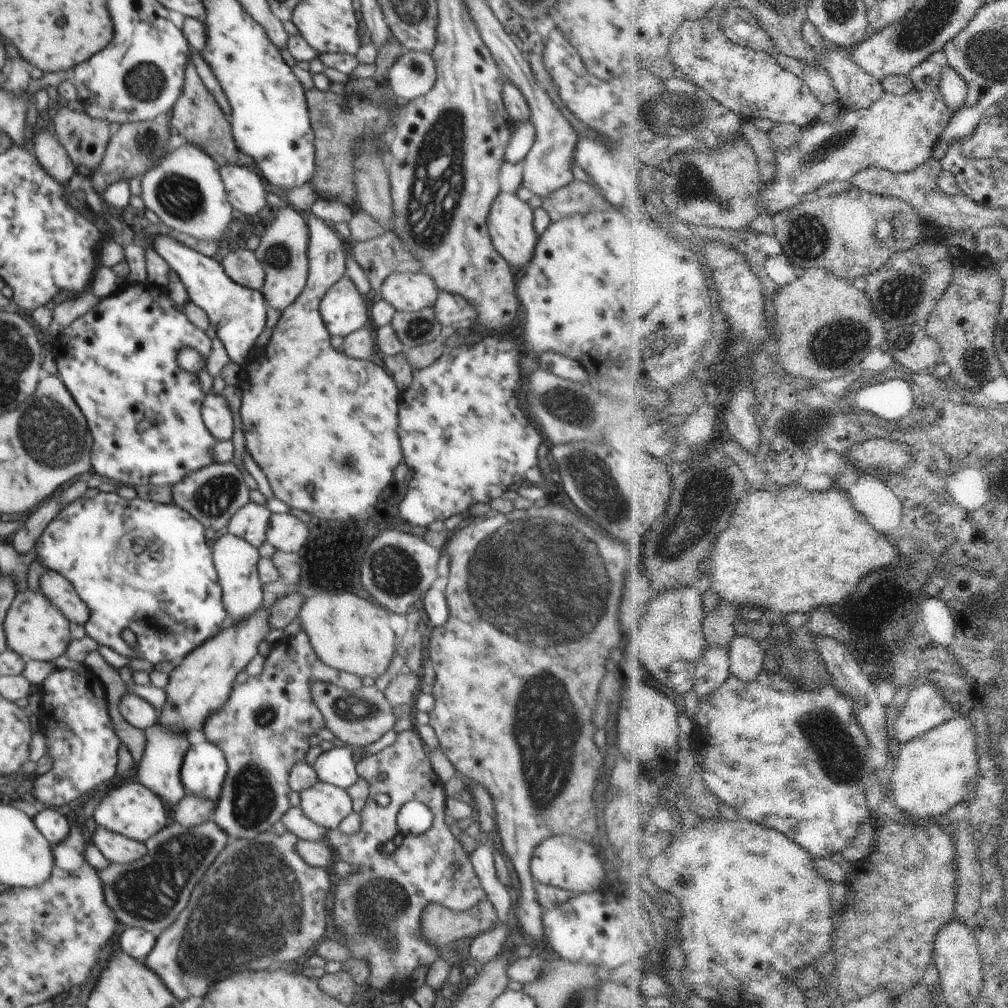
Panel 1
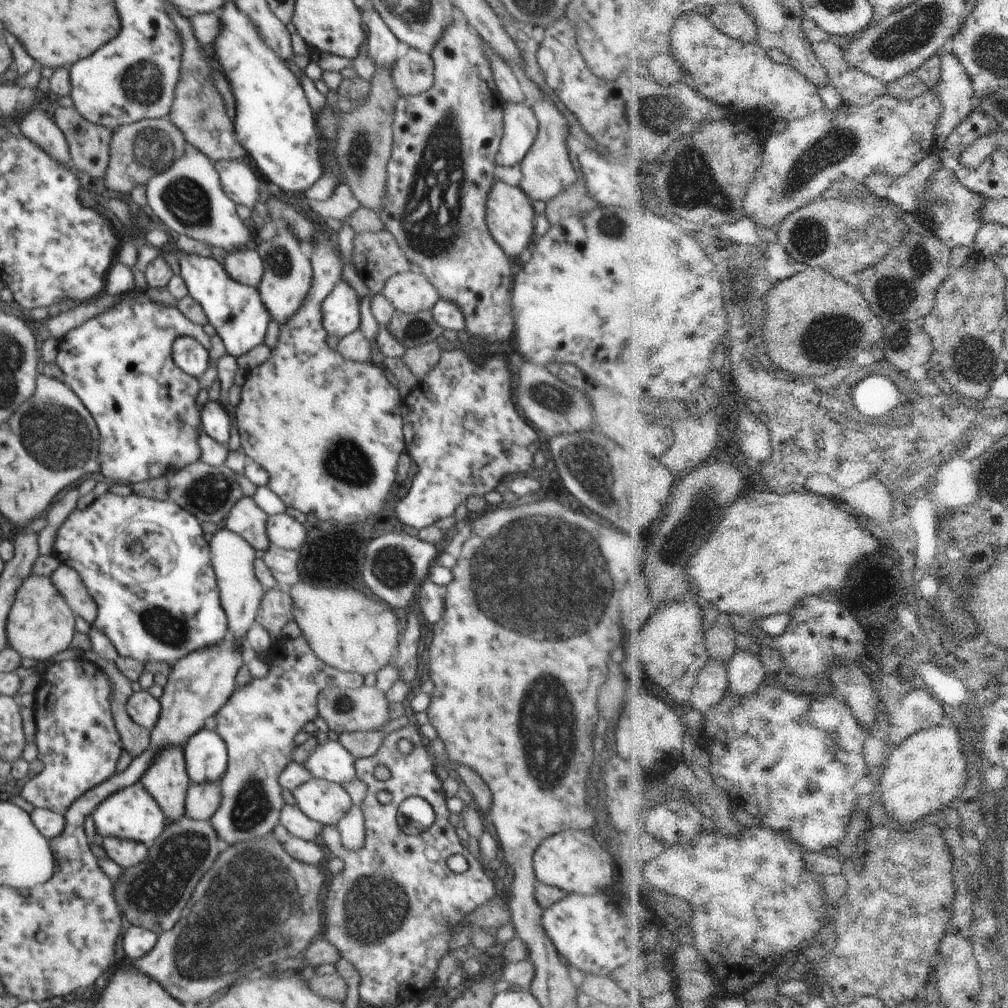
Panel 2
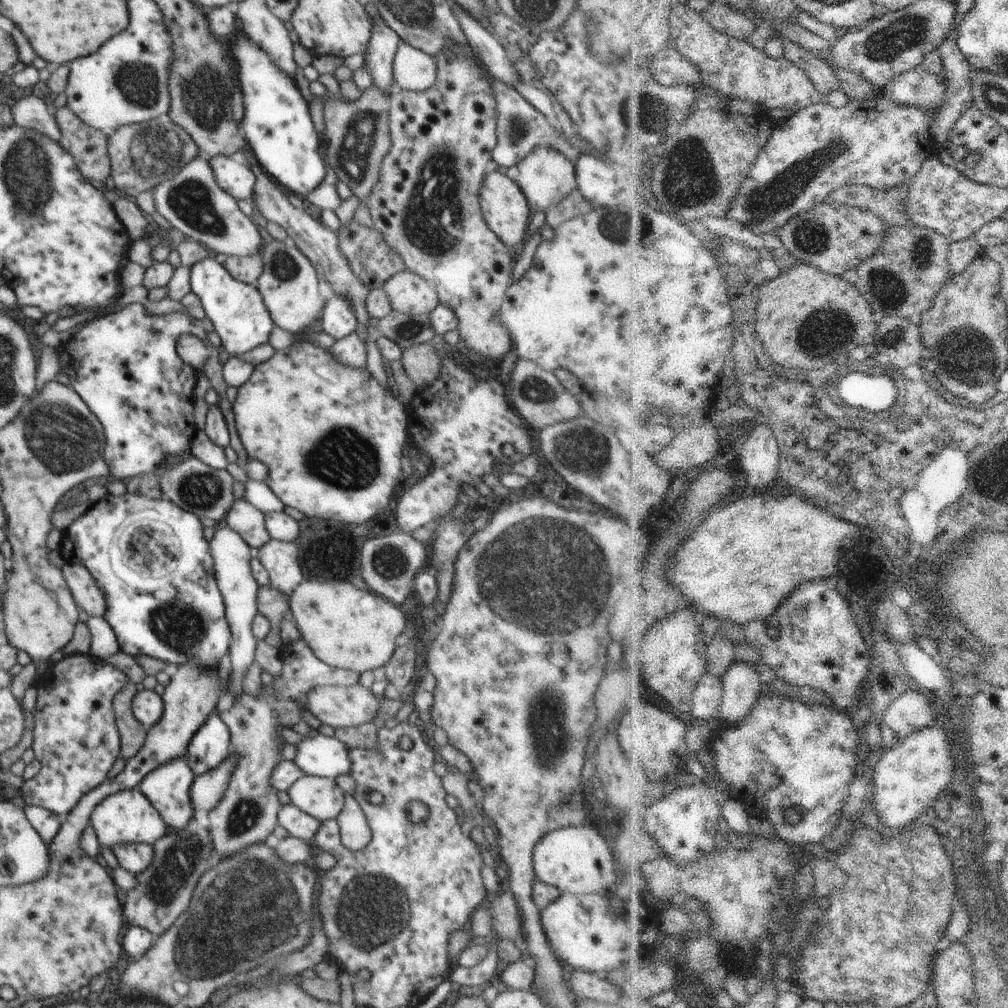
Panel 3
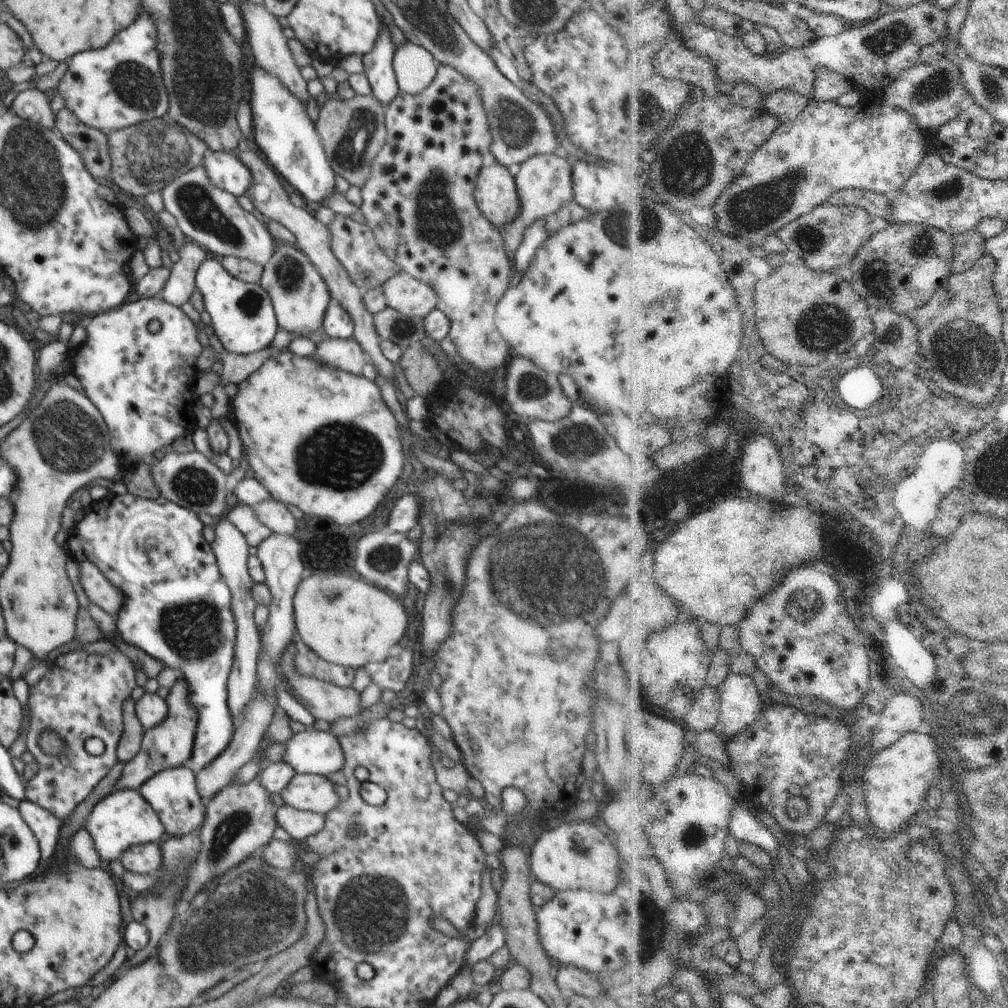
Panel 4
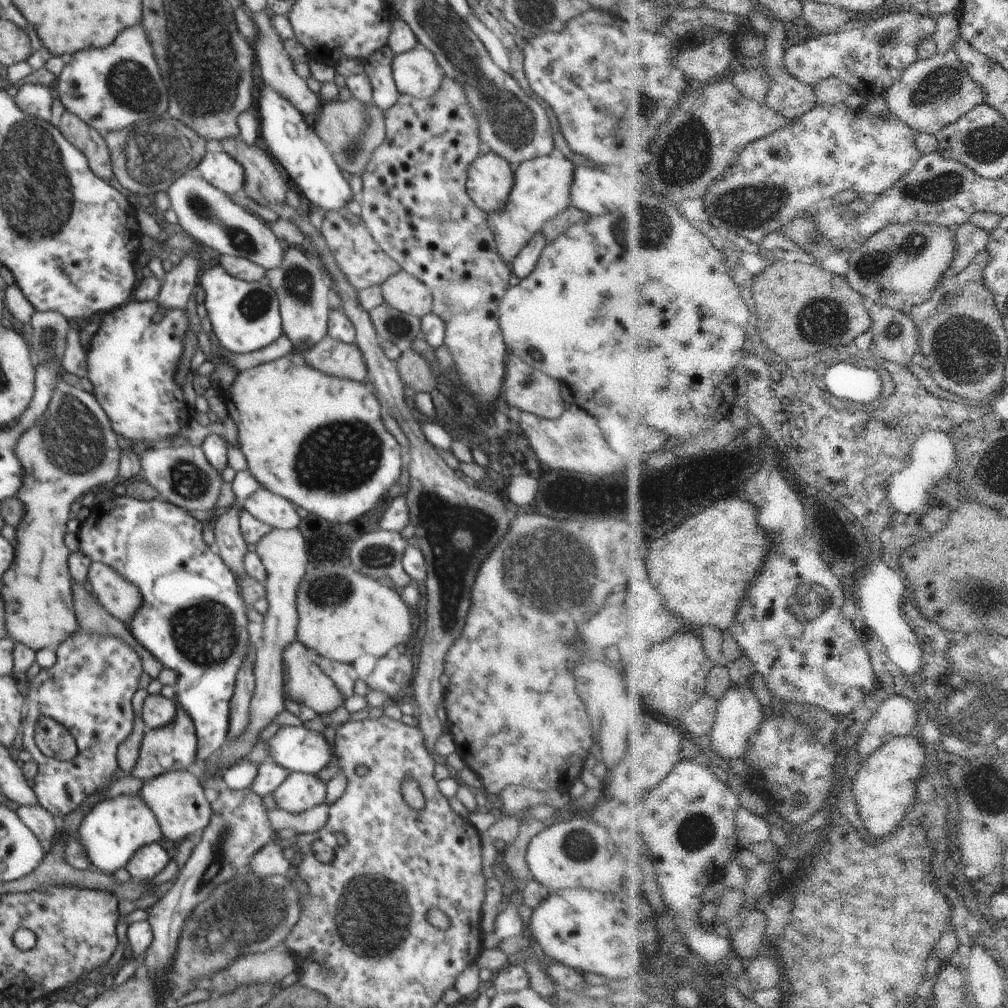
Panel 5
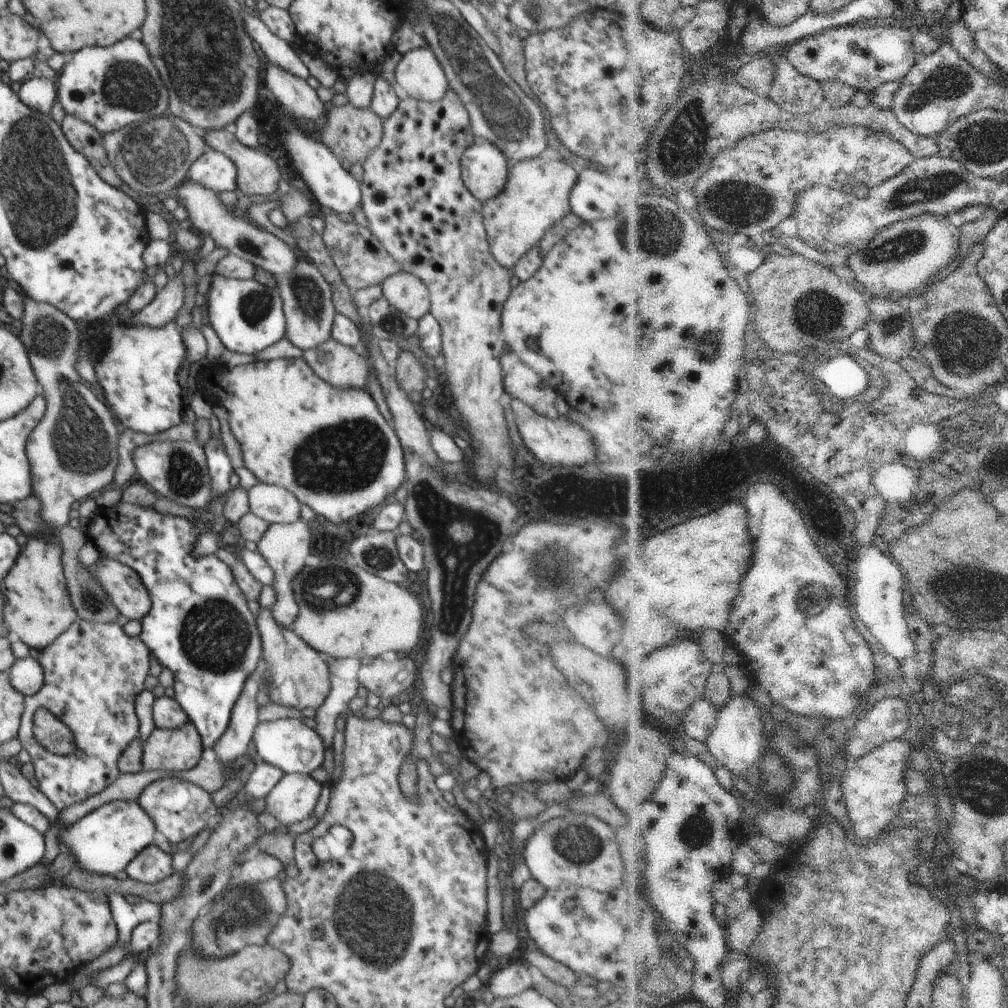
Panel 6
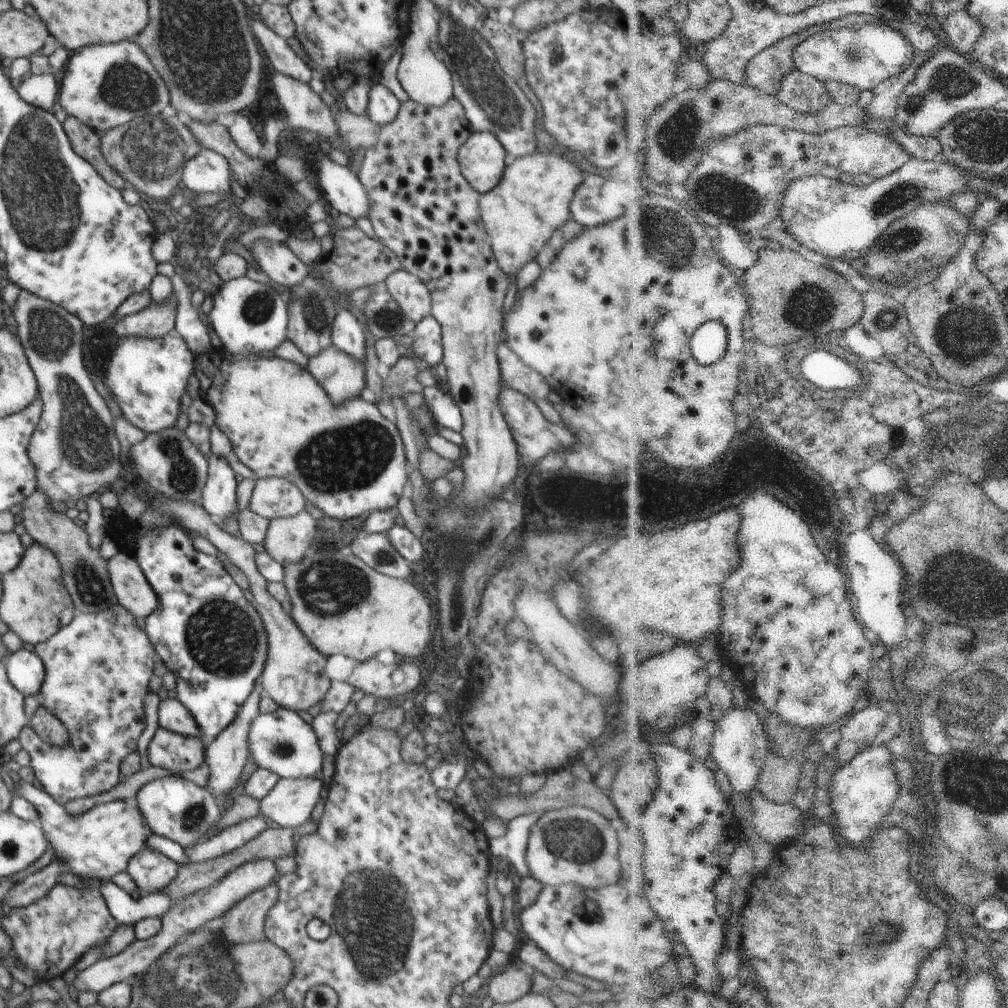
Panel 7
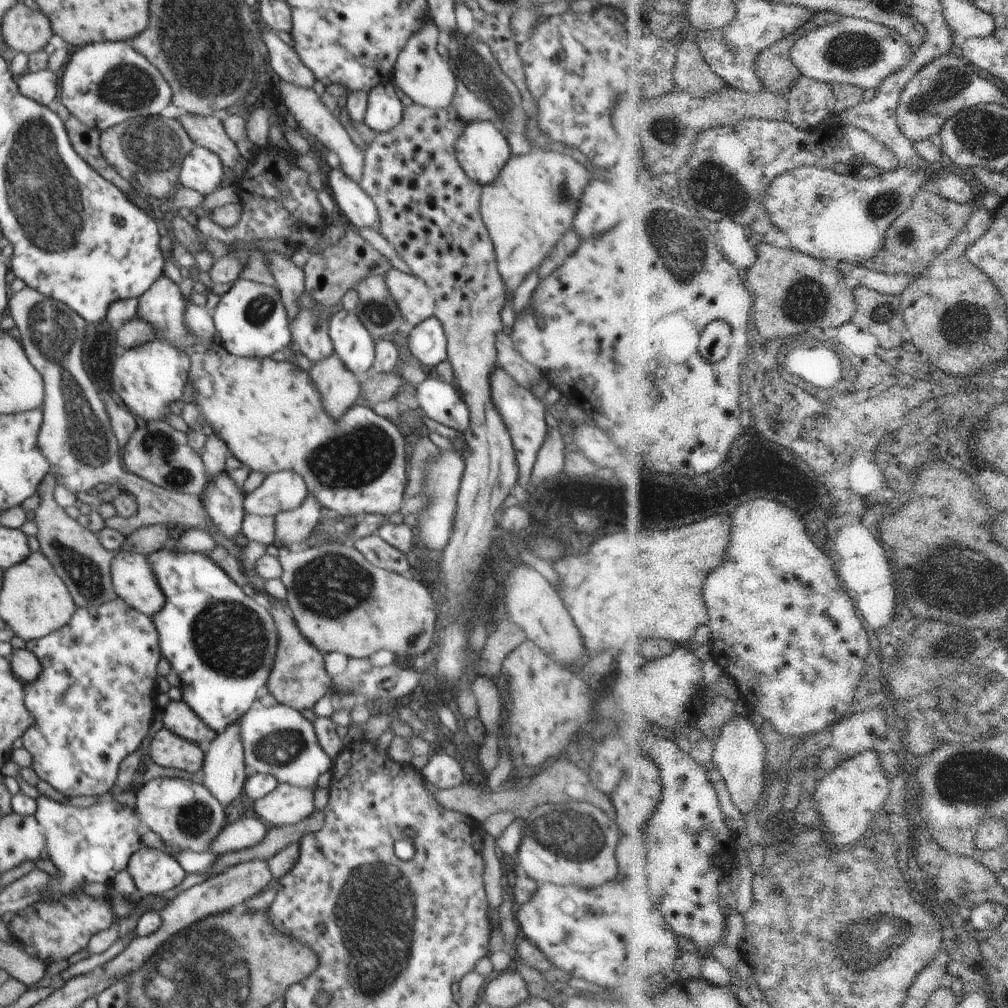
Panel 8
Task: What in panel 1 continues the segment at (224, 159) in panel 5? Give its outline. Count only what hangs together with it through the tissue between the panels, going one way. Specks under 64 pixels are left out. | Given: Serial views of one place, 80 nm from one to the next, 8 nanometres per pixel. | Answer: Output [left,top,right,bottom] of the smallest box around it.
[219,165,268,218]

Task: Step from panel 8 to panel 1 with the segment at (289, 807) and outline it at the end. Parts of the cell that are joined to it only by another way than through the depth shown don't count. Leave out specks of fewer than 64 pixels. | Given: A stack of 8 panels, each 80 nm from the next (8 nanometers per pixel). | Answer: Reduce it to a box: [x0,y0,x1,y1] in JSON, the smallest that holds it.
[300,781,352,829]

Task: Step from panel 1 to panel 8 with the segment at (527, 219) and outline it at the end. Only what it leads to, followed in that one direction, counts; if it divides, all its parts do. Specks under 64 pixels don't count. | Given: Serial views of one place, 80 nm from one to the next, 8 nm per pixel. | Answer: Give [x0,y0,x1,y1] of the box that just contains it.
[454,120,512,187]

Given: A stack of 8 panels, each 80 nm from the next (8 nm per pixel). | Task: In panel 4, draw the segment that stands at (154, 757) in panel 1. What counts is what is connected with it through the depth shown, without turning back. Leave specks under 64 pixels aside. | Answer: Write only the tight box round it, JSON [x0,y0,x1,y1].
[139,765,206,837]

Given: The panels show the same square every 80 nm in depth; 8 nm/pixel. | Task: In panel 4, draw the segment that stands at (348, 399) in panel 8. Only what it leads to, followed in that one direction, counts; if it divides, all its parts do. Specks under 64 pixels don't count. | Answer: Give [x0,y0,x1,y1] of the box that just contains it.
[313,336,368,375]

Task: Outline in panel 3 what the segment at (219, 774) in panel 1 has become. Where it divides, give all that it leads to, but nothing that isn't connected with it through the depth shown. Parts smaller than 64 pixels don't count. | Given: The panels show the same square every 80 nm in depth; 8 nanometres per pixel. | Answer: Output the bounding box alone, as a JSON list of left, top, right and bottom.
[185,710,230,778]

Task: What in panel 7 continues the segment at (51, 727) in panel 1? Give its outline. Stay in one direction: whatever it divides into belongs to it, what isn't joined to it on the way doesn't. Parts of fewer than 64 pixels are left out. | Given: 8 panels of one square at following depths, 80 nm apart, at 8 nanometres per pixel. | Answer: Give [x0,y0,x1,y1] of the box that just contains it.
[19,604,158,806]

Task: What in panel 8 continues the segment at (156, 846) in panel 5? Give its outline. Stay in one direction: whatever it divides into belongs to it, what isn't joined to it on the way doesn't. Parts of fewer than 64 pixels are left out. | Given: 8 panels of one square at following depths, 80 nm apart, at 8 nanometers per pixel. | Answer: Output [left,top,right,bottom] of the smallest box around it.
[127,846,186,898]

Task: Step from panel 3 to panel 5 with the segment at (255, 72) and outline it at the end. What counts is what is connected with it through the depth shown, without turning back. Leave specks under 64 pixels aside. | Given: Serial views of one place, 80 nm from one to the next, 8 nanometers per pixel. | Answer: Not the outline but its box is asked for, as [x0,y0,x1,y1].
[256,85,354,211]

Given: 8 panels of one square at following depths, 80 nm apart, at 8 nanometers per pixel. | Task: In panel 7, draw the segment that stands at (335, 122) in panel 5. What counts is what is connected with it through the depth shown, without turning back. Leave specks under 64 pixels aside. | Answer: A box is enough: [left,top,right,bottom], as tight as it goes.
[335,110,382,151]

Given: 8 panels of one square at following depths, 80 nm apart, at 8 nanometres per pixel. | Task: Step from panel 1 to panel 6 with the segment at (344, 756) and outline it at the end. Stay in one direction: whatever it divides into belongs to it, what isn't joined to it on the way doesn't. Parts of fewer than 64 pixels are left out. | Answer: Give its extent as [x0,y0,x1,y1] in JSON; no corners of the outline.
[253,719,326,775]

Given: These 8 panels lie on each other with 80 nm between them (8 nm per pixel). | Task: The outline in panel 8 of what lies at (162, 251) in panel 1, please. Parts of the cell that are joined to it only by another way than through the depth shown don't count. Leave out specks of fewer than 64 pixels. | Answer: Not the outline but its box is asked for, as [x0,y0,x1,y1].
[212,279,293,358]

